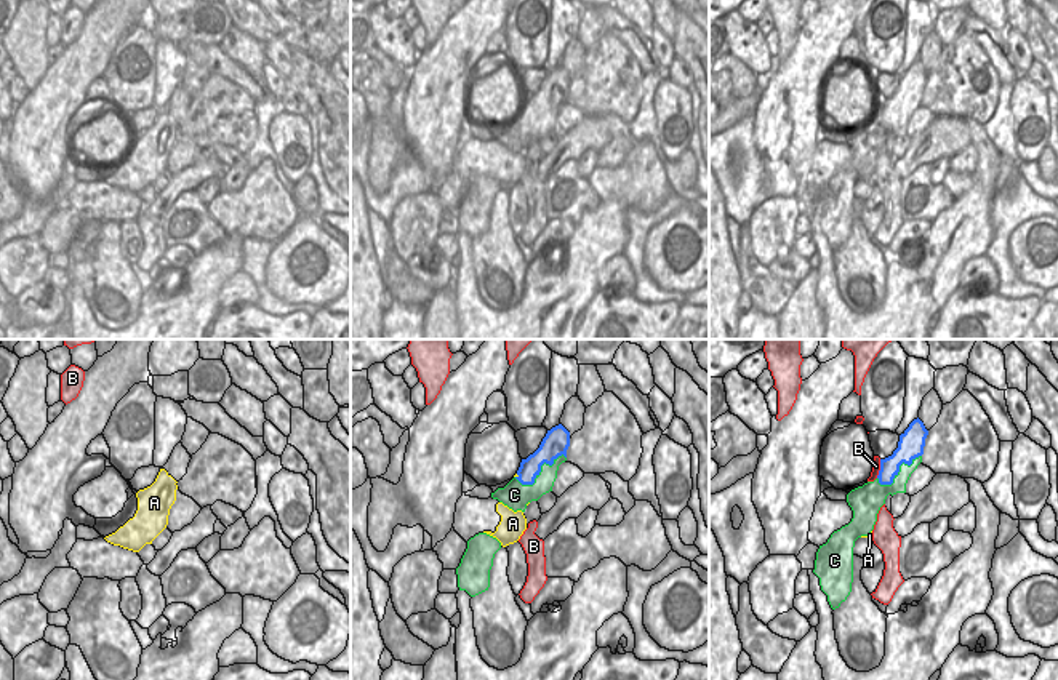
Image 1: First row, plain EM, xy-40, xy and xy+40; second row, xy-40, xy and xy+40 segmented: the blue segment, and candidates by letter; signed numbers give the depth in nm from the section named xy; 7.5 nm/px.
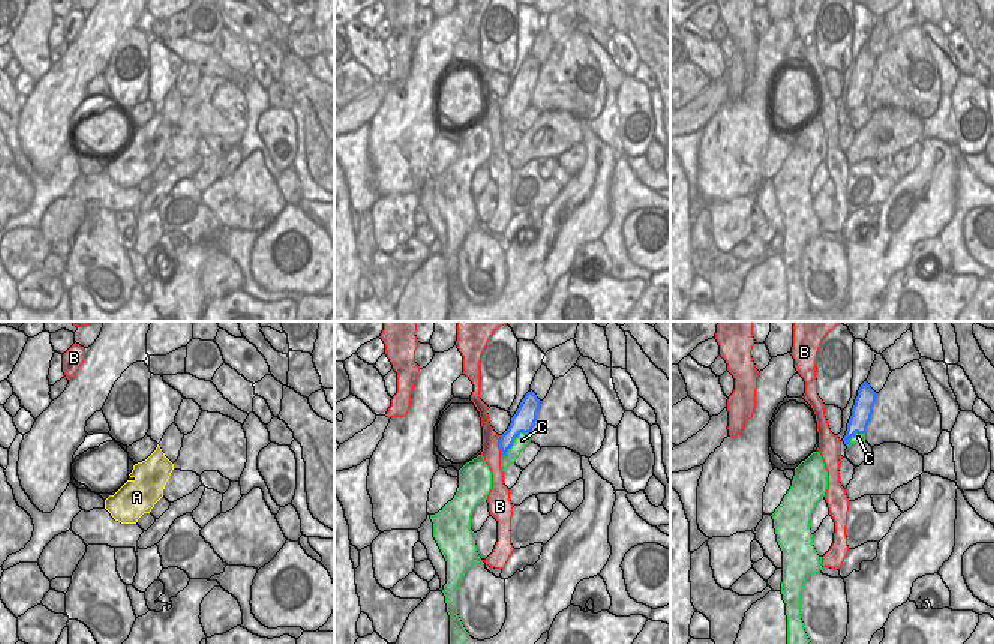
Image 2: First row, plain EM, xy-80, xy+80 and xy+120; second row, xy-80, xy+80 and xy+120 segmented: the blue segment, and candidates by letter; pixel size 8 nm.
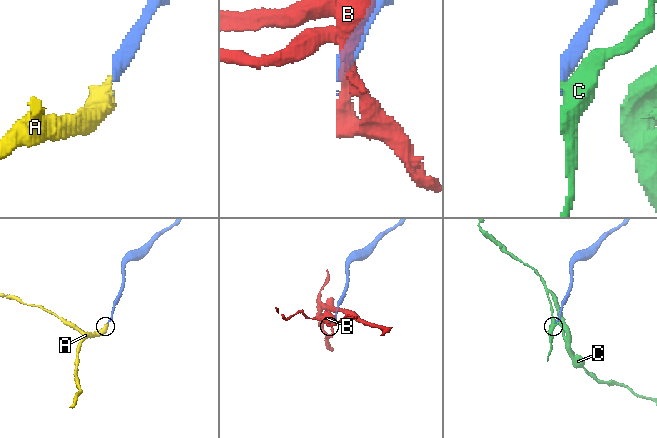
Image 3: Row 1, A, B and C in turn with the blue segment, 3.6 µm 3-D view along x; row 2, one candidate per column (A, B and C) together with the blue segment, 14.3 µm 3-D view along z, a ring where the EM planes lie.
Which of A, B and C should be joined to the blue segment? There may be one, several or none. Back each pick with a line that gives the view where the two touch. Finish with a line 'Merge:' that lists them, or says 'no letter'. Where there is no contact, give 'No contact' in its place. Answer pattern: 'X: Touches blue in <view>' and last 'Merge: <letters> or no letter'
A: Touches blue in xy
Merge: A

